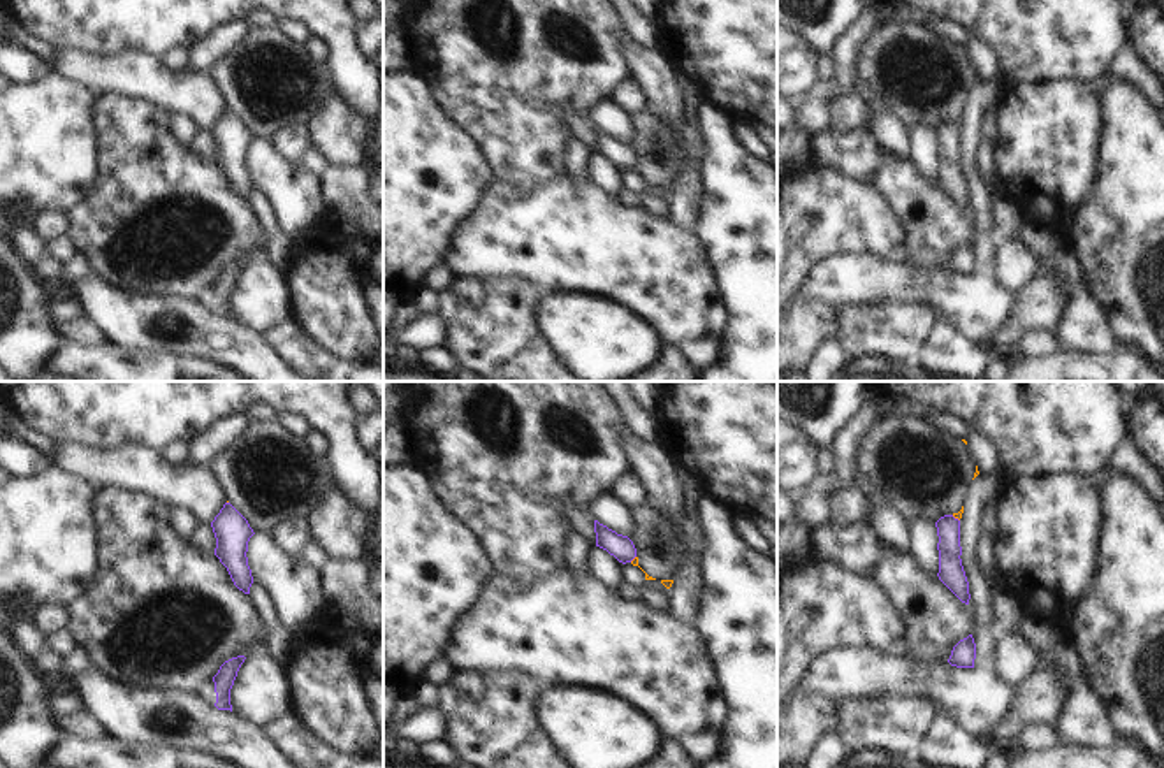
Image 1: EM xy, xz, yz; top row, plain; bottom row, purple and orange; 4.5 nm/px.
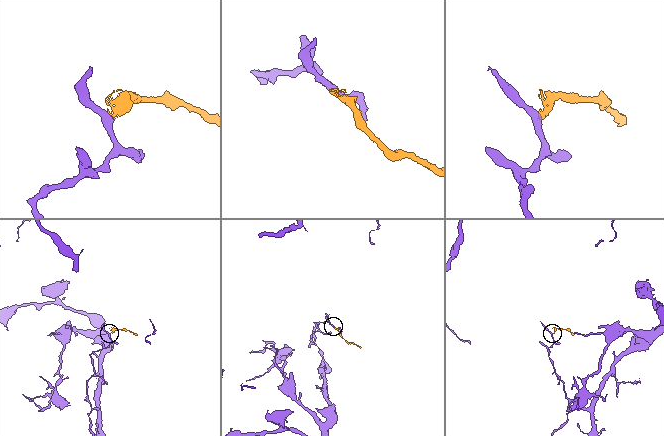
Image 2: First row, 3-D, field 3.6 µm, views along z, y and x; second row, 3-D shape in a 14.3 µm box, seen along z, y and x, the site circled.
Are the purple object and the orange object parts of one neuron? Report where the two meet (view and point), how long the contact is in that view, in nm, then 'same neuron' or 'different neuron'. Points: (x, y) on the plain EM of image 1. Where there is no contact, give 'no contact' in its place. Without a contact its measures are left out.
yz (953, 123) | 50 nm | different neuron

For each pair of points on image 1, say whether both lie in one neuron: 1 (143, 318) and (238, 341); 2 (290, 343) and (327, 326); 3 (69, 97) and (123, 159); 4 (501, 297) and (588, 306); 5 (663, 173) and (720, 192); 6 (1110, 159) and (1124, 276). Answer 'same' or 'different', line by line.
1: same
2: different
3: different
4: different
5: different
6: same

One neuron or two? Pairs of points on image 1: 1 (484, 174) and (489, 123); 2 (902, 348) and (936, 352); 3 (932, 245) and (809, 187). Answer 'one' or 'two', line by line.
1: two
2: two
3: two

